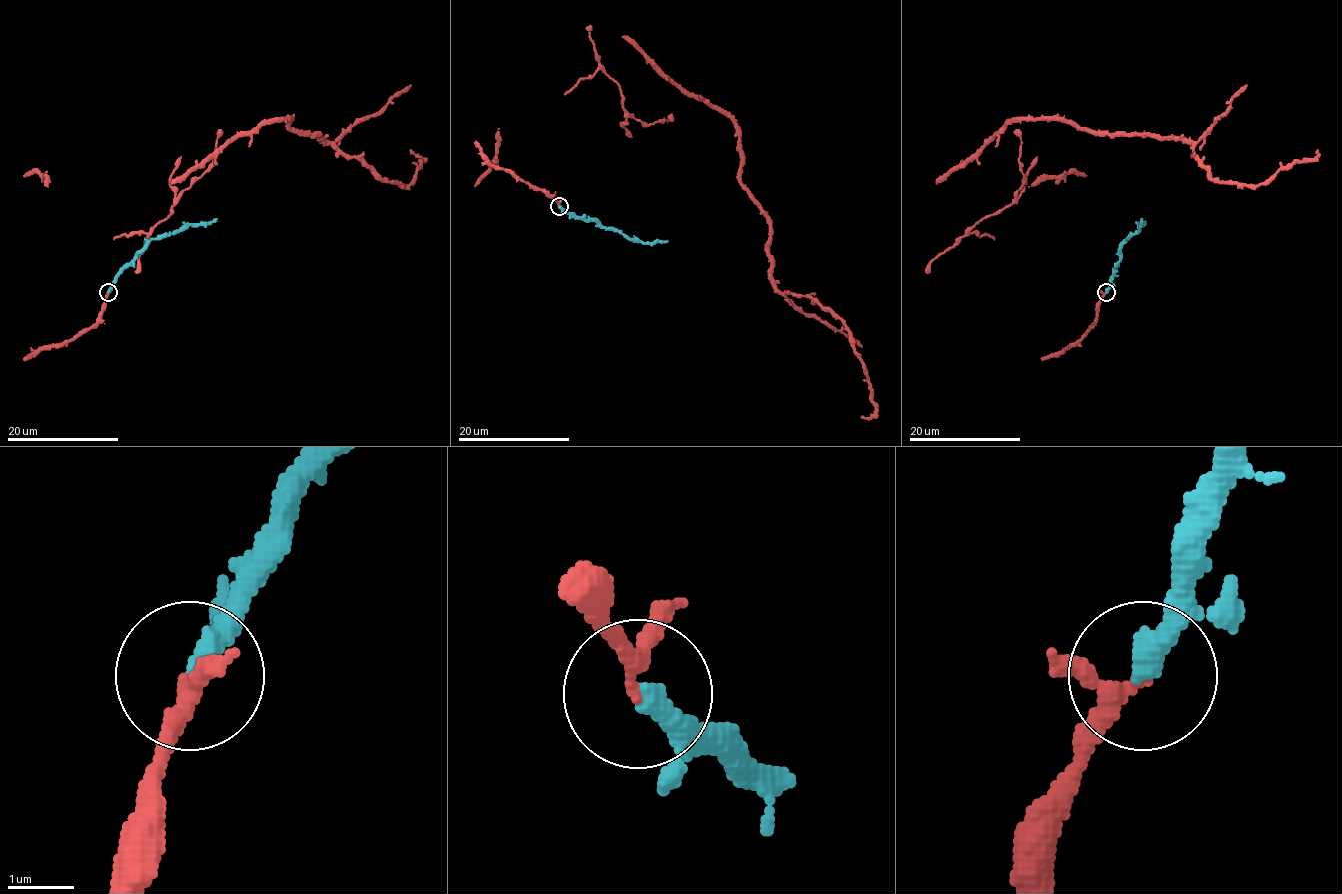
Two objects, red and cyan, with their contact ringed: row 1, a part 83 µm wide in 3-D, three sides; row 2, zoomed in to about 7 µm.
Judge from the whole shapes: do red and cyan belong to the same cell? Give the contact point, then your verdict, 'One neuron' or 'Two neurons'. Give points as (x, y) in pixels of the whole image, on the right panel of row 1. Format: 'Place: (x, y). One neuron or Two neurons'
Place: (1106, 292). One neuron

